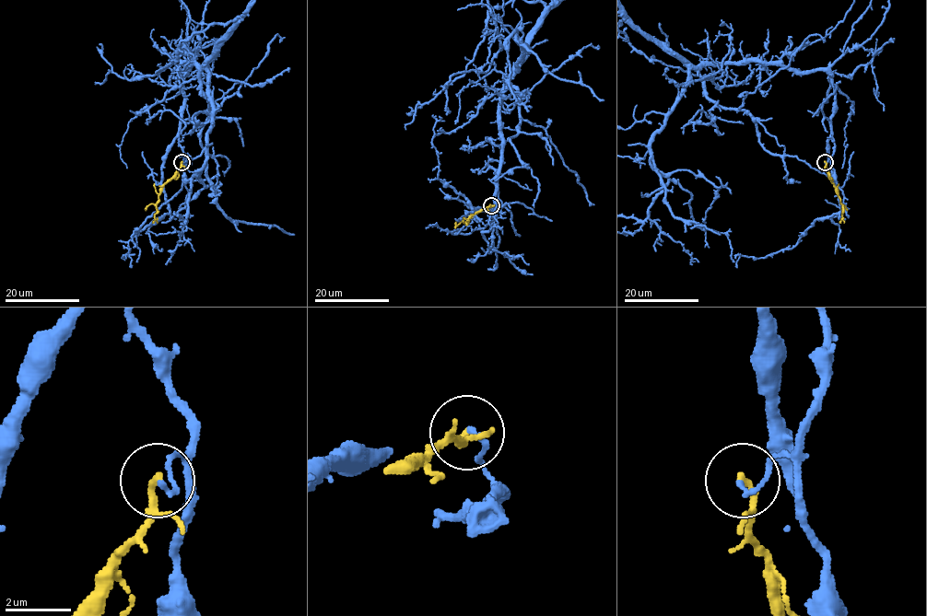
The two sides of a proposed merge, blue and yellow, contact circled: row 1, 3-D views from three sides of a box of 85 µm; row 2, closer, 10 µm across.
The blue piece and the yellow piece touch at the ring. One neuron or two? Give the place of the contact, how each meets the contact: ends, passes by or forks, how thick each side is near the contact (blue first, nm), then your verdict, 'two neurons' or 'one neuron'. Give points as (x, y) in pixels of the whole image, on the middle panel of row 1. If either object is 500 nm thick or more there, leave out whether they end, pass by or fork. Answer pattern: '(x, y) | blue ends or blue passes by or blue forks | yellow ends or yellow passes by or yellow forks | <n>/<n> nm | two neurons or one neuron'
(491, 205) | blue ends | yellow ends | 150/200 nm | two neurons

